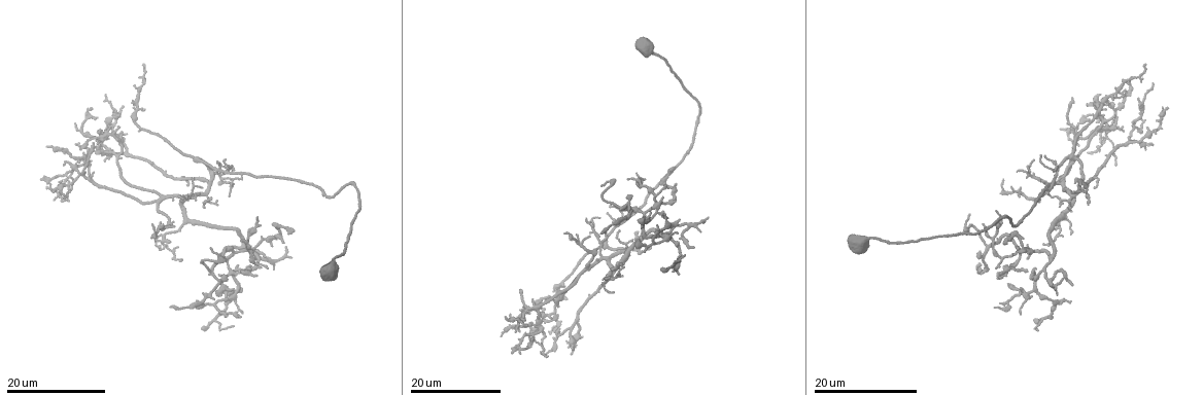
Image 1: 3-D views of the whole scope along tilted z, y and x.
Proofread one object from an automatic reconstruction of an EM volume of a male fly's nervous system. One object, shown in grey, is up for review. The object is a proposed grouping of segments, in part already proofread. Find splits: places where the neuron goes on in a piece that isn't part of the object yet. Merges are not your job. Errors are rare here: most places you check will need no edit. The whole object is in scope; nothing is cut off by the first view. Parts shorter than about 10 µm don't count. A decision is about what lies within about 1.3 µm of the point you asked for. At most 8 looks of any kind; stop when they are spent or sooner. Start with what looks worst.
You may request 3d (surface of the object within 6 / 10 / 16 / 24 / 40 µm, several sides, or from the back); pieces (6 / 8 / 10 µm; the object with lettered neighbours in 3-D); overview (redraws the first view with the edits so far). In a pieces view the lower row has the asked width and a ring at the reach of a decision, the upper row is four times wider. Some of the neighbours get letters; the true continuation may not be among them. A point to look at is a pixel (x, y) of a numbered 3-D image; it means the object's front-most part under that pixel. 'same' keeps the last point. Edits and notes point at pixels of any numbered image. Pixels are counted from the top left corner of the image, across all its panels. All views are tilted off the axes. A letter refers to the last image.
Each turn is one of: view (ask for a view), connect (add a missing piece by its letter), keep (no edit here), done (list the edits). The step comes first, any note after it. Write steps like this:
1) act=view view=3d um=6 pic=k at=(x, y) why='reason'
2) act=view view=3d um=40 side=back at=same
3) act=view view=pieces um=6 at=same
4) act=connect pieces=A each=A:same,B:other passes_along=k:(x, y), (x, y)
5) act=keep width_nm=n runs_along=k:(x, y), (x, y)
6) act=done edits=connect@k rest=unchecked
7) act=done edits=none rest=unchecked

act=view view=3d um=24 pic=1 at=(694, 246)

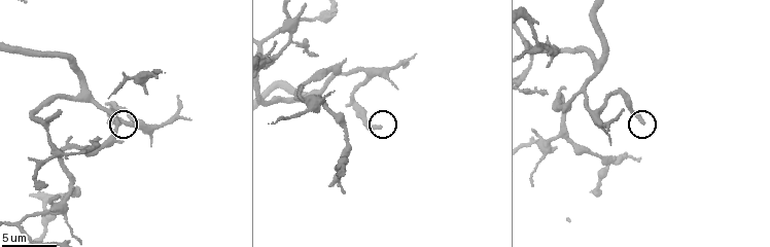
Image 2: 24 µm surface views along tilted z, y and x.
act=view view=pieces um=6 pic=2 at=(641, 124)

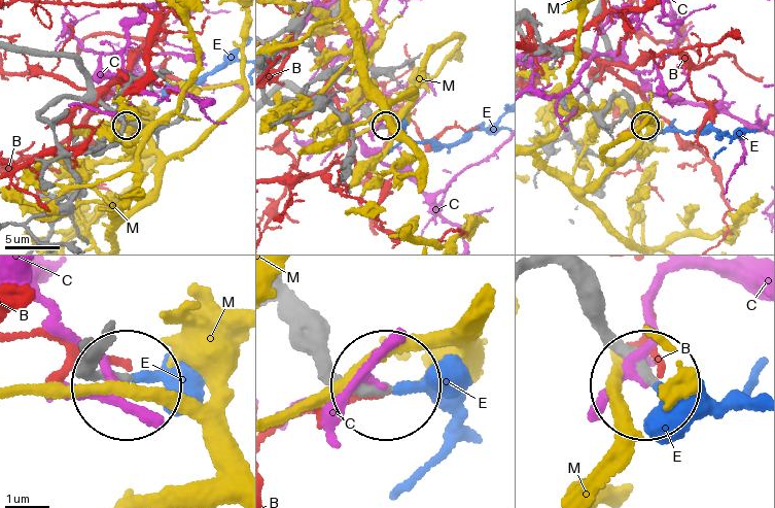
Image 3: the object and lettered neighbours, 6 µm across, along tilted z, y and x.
act=connect pieces=E each=B:other,C:other,E:same,M:other passes_along=3:(92, 360), (139, 379), (172, 360) found='the neuron continues'

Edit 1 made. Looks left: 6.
act=view view=overview

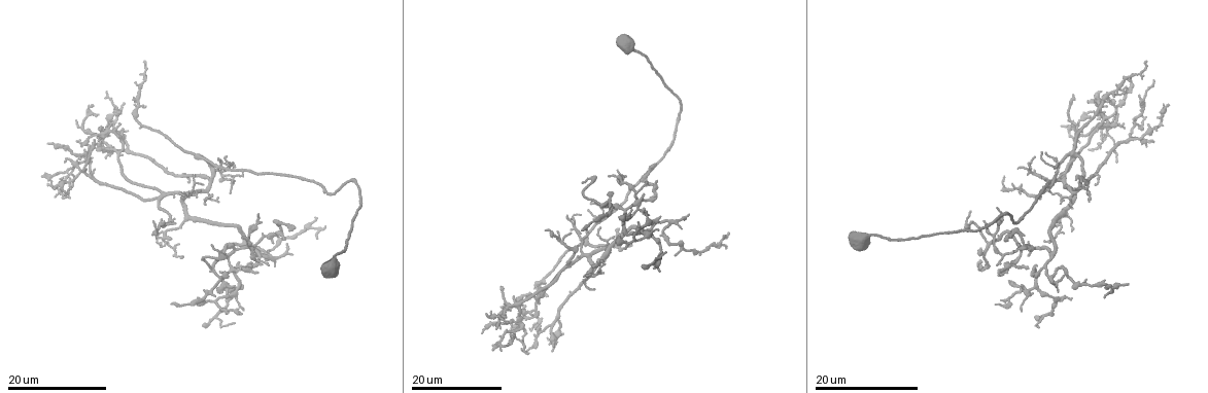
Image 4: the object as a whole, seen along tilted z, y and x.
act=view view=3d um=16 pic=4 at=(1145, 60) why='branch stops here'

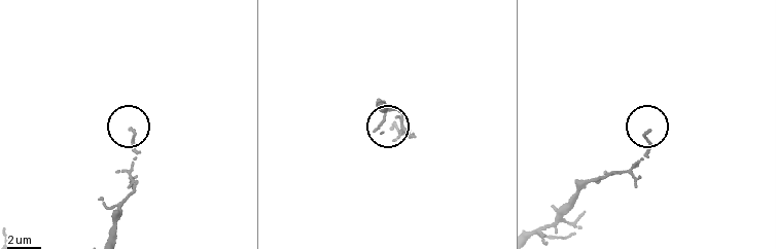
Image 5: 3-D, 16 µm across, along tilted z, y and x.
act=view view=pieces um=10 pic=5 at=(130, 131) why='see the neighbours'

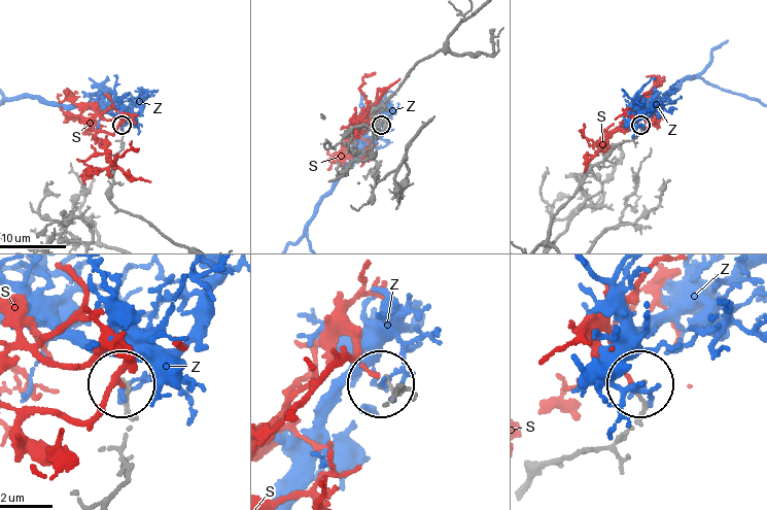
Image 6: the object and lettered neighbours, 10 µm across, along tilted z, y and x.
act=keep each=S:other,Z:other found='none of them fits'

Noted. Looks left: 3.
act=view view=pieces um=10 pic=2 at=(176, 95) why='free end'

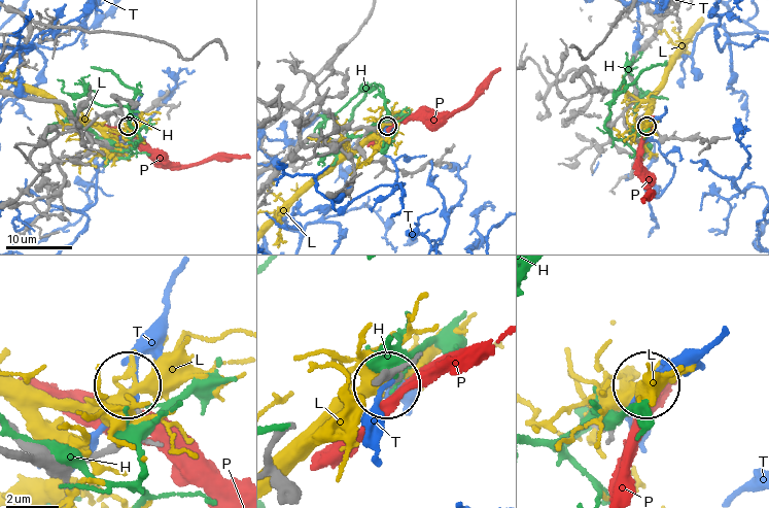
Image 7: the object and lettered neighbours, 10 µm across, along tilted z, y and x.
act=keep width_nm=180 each=H:other,L:other,P:other,T:other found='no lettered piece goes on from it'

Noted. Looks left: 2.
act=view view=3d um=24 pic=4 at=(652, 163) why='free end'

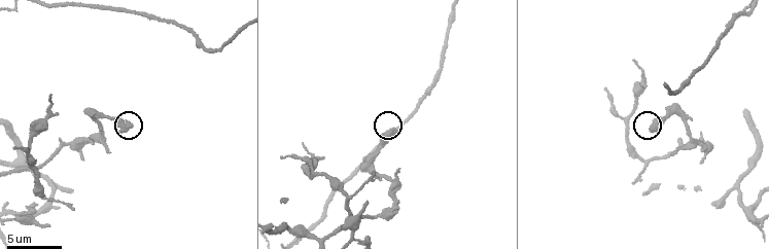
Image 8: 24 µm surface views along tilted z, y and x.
act=view view=pieces um=6 pic=8 at=(131, 126)

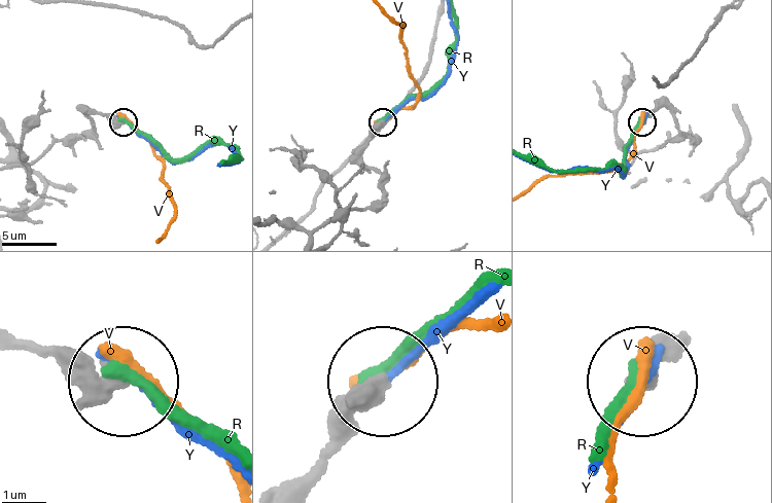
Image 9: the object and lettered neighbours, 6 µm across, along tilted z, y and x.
act=keep each=R:other,V:other,Y:other runs_along=9:(19, 347), (121, 370) found='none of them fits'

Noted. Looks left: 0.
act=done edits=connect@3 rest=unchecked

